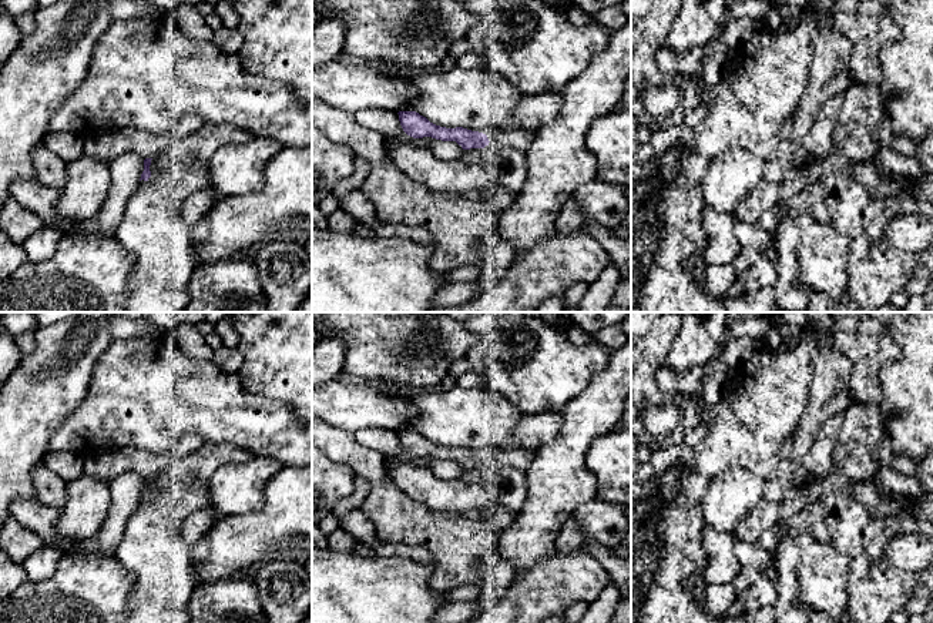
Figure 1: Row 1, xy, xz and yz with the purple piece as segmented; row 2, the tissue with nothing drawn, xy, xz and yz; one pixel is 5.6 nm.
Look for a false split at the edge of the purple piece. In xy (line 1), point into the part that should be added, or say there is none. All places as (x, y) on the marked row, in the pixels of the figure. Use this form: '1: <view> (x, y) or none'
1: none

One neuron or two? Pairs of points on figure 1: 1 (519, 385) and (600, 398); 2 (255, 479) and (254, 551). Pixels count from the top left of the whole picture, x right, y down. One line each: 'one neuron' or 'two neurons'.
1: two neurons
2: two neurons

